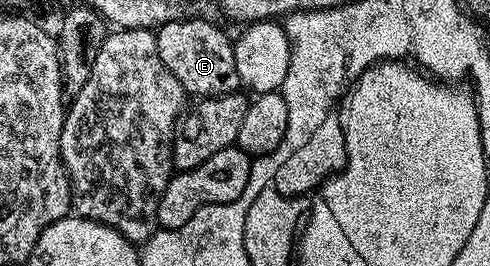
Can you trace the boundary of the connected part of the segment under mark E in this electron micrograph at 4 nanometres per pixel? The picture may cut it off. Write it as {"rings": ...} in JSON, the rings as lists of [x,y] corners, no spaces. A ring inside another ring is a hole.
{"rings":[[[196,17],[172,19],[170,23],[160,24],[155,34],[163,65],[167,65],[167,69],[190,96],[231,95],[241,87],[241,78],[235,69],[233,43],[213,21]]]}

